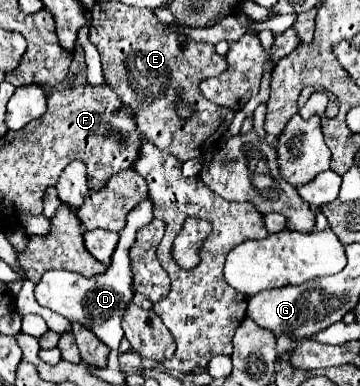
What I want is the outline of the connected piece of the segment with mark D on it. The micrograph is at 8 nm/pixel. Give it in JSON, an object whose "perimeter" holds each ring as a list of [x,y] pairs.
{"perimeter":[[[149,200],[137,204],[127,214],[127,226],[121,232],[121,240],[113,252],[111,264],[107,272],[85,278],[79,272],[67,272],[67,270],[49,270],[43,274],[41,282],[35,286],[35,298],[41,306],[51,308],[53,312],[65,316],[69,322],[79,322],[87,330],[91,330],[103,344],[107,344],[111,350],[119,348],[119,342],[123,340],[123,316],[133,300],[133,270],[131,270],[131,256],[129,248],[135,242],[135,234],[139,228],[147,226],[153,220],[153,204]]]}

